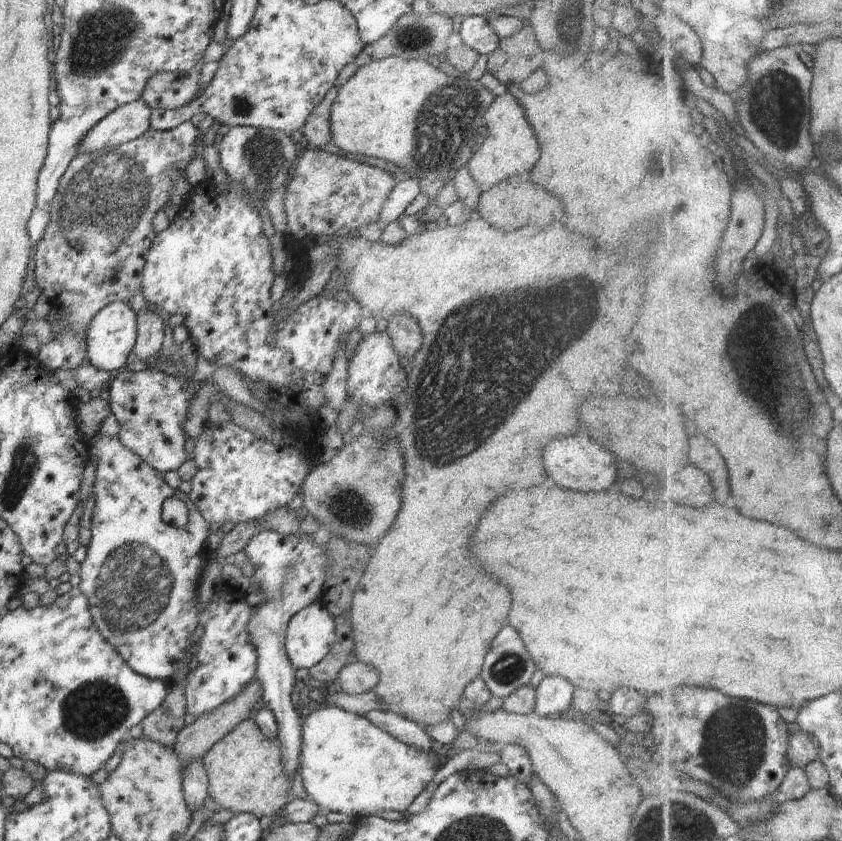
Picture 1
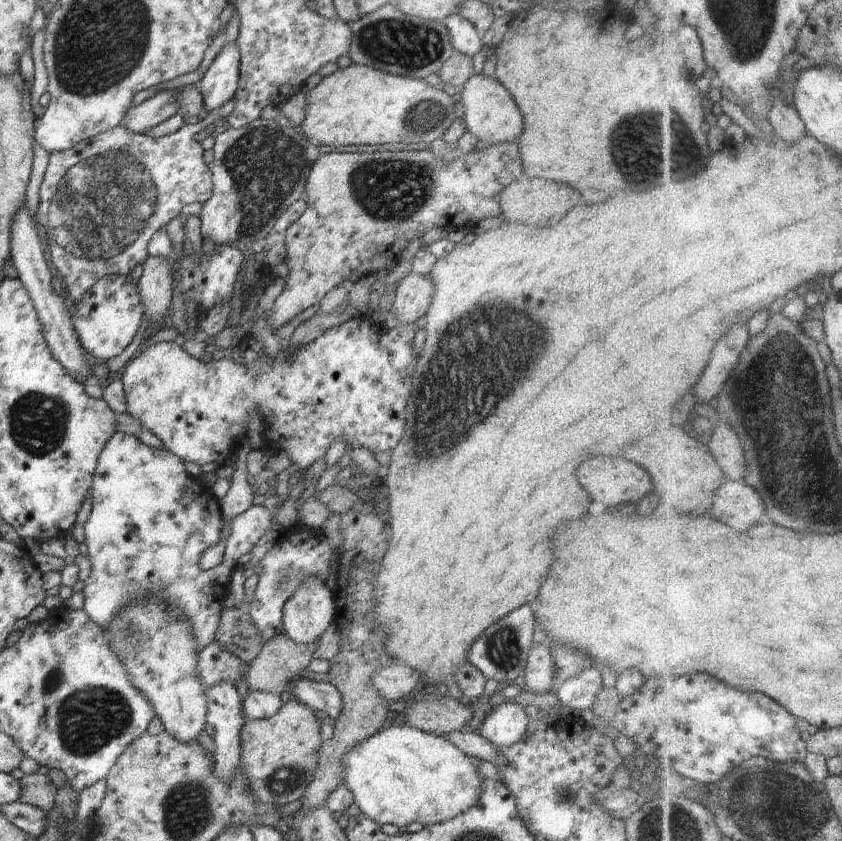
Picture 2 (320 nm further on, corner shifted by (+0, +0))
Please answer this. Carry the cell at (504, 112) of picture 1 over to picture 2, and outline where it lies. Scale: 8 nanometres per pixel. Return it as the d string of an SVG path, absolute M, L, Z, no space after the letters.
M477 69L477 72L460 88L457 97L465 104L462 118L467 130L472 132L478 141L485 142L486 146L497 145L504 141L516 142L522 132L522 126L524 126L522 115L506 87L498 82L494 75L485 76L480 69Z

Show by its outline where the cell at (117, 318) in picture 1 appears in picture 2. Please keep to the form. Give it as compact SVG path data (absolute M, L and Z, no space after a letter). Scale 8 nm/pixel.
M110 275L98 280L76 302L71 321L83 350L107 361L124 352L124 348L134 340L144 312L139 290L130 276Z

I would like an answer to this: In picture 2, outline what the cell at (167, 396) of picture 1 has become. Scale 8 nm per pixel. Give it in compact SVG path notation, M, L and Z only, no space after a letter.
M356 316L354 319L350 319L340 326L328 329L305 346L290 350L288 358L289 339L281 341L281 353L273 359L264 351L264 343L260 341L254 342L254 340L252 340L250 348L246 351L243 350L243 352L236 346L231 349L231 352L238 353L243 357L244 361L242 363L234 361L230 355L217 361L203 363L200 359L194 358L187 351L182 349L180 345L174 343L174 341L155 343L134 356L120 372L119 376L123 384L127 402L127 413L137 418L141 422L141 425L144 428L148 428L152 434L156 434L156 436L164 442L164 450L173 452L180 460L183 460L183 462L196 462L196 464L200 465L216 462L219 466L224 466L225 464L226 466L233 466L231 458L242 438L247 437L249 415L255 411L261 413L263 422L263 437L258 444L260 450L270 455L270 457L279 452L286 452L291 464L296 464L302 471L306 471L310 465L324 457L326 450L328 450L330 444L335 440L343 442L346 448L367 448L373 455L375 455L376 452L391 452L393 448L396 448L396 445L399 443L405 431L405 408L408 404L409 396L411 395L412 375L415 371L418 358L418 354L412 349L412 343L420 327L421 323L406 323L405 325L399 324L395 328L387 329L383 325L375 323L370 316Z

